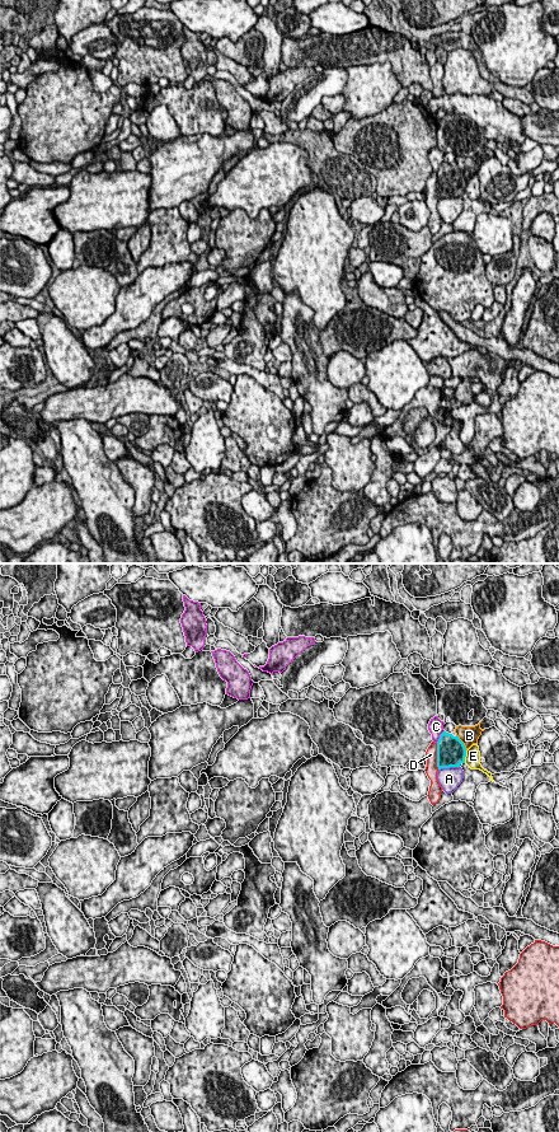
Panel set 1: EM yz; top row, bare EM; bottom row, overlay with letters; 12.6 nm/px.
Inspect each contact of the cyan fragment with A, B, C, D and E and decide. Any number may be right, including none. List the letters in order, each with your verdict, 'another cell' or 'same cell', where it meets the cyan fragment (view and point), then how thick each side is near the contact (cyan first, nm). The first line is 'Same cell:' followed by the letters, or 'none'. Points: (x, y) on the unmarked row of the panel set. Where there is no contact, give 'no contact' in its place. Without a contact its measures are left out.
Same cell: B
A: another cell; contact yz (449, 197); calibres 380 and 280 nm
B: same cell; contact yz (461, 172); calibres 380 and 240 nm
C: another cell; contact yz (440, 167); calibres 380 and 190 nm
D: another cell; contact yz (437, 186); calibres 380 and 160 nm
E: another cell; contact yz (465, 186); calibres 380 and 190 nm

